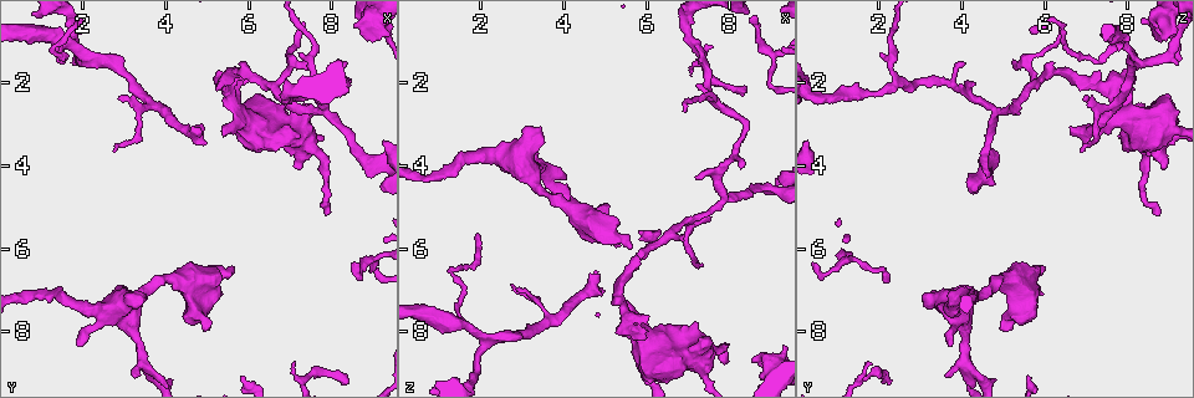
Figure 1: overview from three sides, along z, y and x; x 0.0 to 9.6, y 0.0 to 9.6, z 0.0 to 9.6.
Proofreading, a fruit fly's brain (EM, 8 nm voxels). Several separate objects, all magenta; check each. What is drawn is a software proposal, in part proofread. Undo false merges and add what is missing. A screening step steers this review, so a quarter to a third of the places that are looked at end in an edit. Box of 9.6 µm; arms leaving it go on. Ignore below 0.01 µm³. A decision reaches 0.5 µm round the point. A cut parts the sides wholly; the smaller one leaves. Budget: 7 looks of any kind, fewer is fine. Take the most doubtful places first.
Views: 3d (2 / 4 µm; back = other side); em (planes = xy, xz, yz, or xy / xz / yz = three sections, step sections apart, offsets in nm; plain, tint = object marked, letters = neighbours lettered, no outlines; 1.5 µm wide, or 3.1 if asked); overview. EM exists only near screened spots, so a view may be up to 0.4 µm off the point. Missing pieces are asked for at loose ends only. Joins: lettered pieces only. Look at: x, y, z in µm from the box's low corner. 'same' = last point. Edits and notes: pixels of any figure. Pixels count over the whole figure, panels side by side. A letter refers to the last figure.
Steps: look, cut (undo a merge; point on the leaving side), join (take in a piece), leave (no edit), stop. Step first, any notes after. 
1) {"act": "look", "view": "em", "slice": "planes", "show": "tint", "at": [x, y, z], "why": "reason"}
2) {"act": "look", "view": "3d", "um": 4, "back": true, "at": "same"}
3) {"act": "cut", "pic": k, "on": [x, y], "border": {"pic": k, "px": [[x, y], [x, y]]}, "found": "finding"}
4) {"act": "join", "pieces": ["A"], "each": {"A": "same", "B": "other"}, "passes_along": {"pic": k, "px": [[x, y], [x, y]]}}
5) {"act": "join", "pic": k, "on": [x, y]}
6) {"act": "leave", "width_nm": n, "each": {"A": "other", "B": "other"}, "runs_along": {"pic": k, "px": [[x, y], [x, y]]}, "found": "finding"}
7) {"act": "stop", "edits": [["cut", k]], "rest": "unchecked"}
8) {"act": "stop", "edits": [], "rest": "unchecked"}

{"act": "look", "view": "3d", "um": 2, "back": true, "at": [6.05, 1.75, 8.00], "why": "branch stops here"}

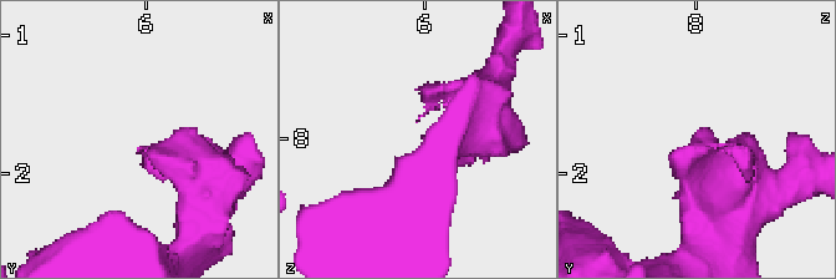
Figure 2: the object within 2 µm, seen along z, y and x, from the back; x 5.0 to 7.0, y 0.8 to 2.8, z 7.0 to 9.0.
{"act": "look", "view": "em", "slice": "xz", "step": 8, "show": "tint", "at": [6.02, 1.80, 7.98]}

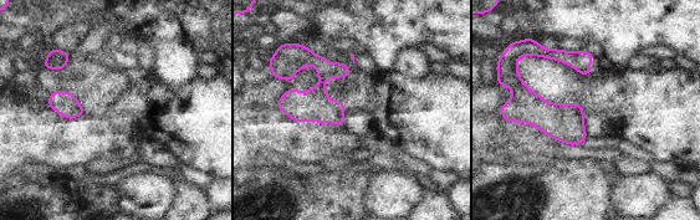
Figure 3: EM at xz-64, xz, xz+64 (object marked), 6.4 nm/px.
{"act": "look", "view": "em", "slice": "planes", "show": "letters", "at": "same", "why": "another direction"}

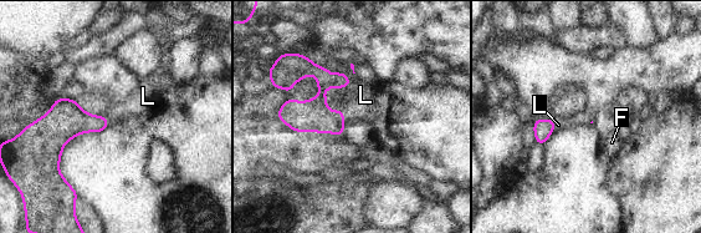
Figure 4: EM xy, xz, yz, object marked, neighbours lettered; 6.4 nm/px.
{"act": "join", "pieces": ["L"], "each": {"F": "other", "L": "same"}, "passes_along": {"pic": 4, "px": [[305, 116], [343, 117], [366, 95]]}, "found": "it goes on there"}

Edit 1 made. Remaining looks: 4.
{"act": "look", "view": "overview", "why": "see it whole again"}

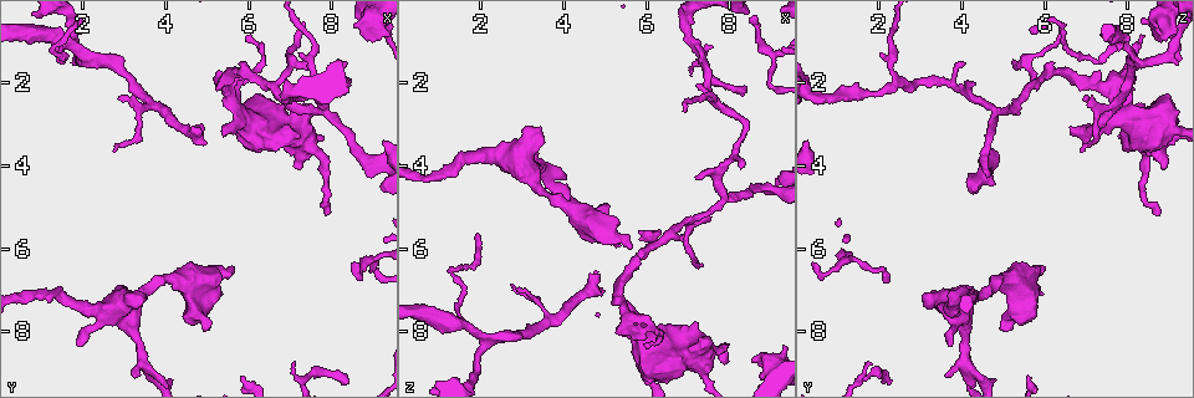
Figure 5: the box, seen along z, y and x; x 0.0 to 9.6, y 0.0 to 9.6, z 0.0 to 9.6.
{"act": "look", "view": "3d", "um": 2, "at": [8.35, 1.90, 3.05], "why": "sharp bend"}

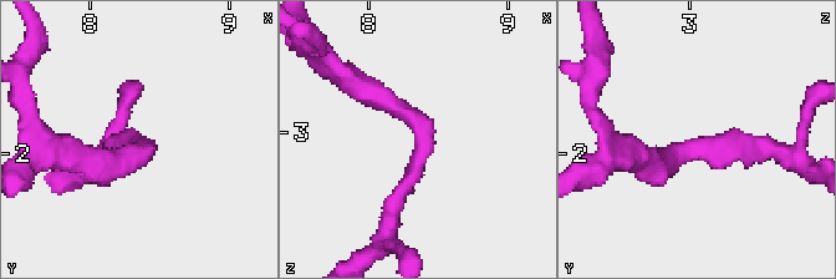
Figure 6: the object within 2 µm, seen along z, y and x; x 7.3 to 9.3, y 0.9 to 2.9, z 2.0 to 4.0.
{"act": "look", "view": "em", "slice": "yz", "step": 8, "show": "plain", "at": [8.36, 1.96, 3.08], "arm_widths_nm": [160, 220], "why": "shape alone is not enough"}

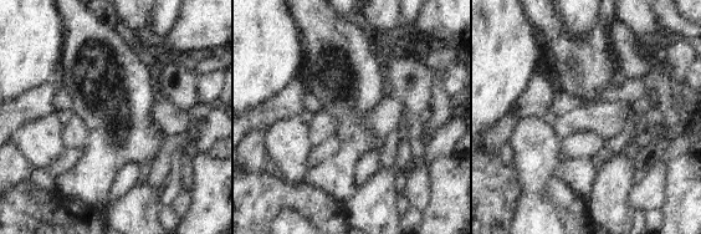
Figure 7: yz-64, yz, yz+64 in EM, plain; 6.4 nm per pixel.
{"act": "look", "view": "em", "slice": "yz", "step": 8, "show": "letters", "at": "same"}

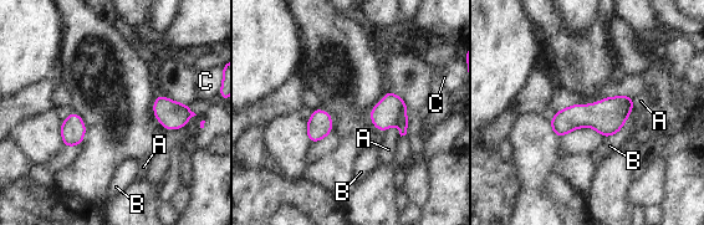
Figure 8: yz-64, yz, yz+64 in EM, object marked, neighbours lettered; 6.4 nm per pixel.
{"act": "leave", "width_nm": 30, "each": {"A": "other", "B": "other", "C": "other"}, "border": {"pic": 8, "px": [[633, 108], [617, 132], [603, 137]]}, "found": "one cell here"}

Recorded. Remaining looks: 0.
{"act": "stop", "edits": [["join", 4]], "rest": "unchecked"}

